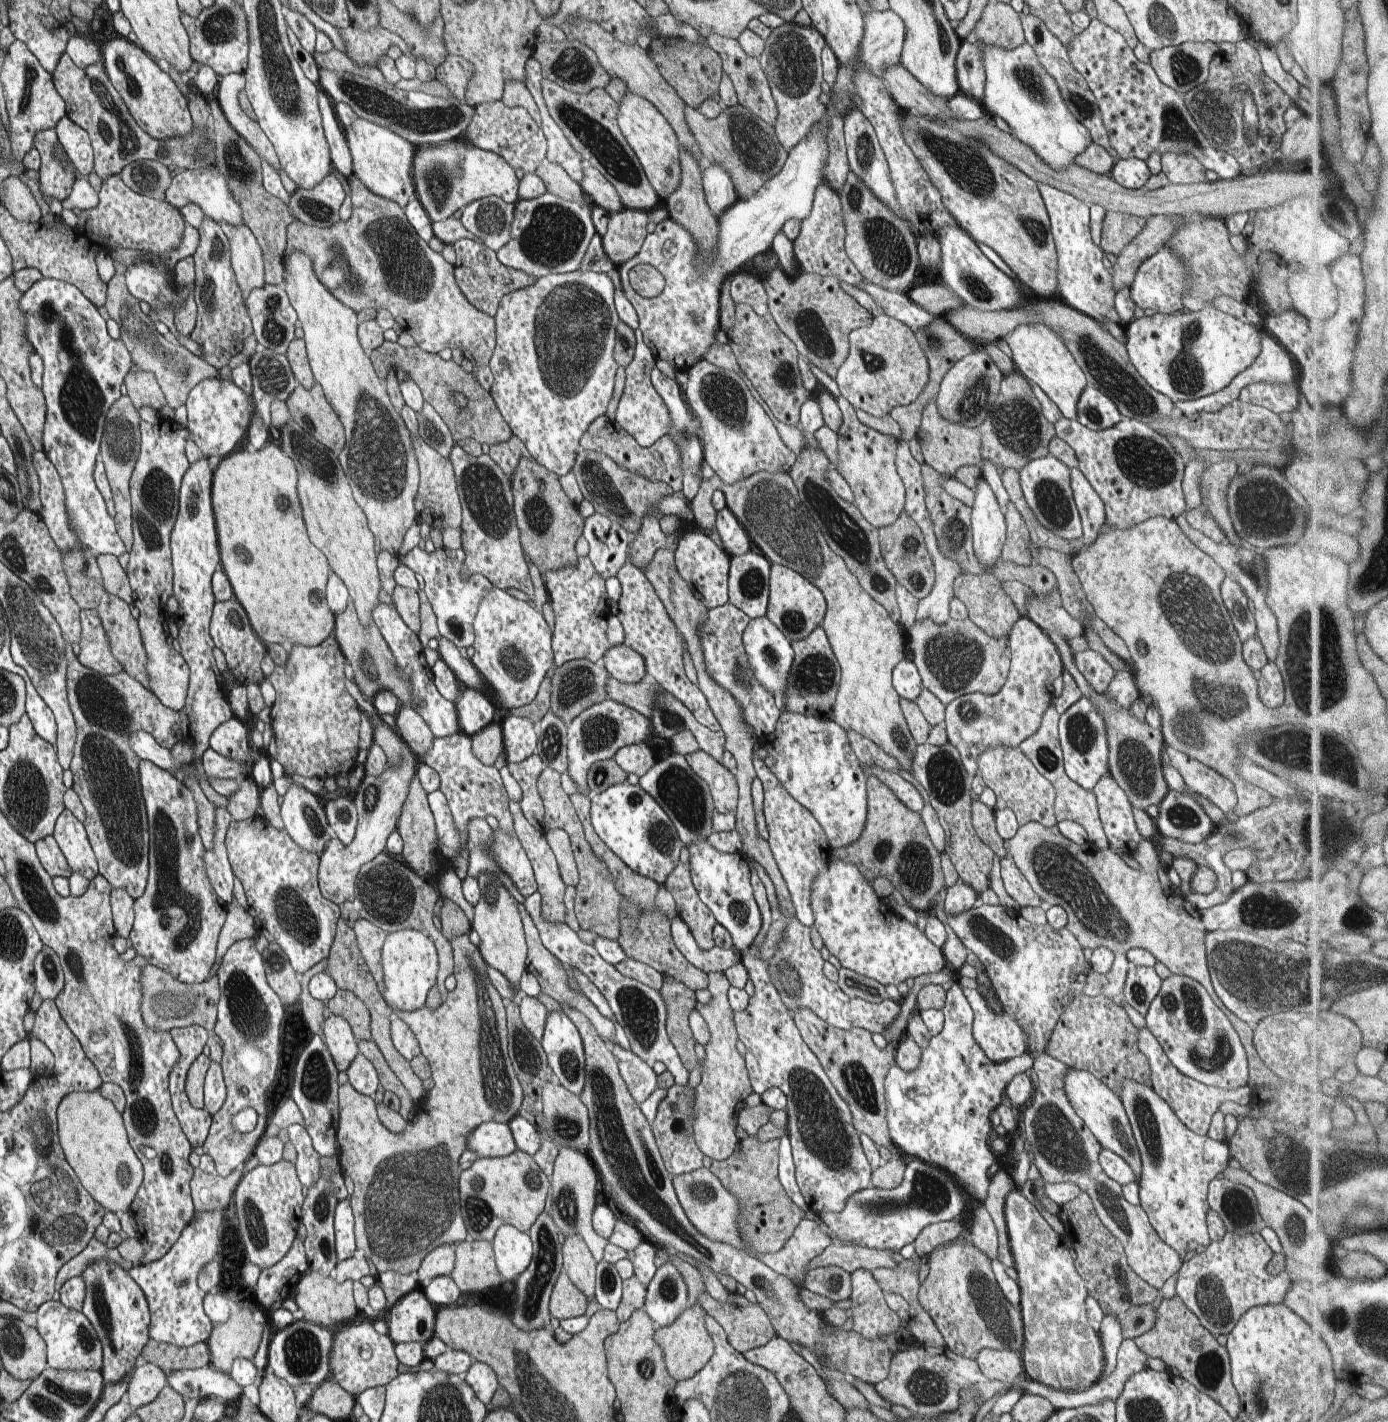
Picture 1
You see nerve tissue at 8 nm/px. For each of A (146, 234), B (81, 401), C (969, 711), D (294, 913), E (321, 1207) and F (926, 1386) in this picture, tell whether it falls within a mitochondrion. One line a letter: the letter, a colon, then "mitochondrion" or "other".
A: other
B: mitochondrion
C: mitochondrion
D: mitochondrion
E: mitochondrion
F: mitochondrion

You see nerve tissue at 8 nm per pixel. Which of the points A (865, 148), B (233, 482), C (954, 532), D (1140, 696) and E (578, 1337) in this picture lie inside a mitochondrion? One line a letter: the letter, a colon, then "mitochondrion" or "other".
A: mitochondrion
B: other
C: mitochondrion
D: other
E: other

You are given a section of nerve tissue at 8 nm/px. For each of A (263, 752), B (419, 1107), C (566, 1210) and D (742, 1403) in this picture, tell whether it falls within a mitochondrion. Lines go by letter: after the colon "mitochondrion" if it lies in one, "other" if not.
A: other
B: other
C: mitochondrion
D: mitochondrion

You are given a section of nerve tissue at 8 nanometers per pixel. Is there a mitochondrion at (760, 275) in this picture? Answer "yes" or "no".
no

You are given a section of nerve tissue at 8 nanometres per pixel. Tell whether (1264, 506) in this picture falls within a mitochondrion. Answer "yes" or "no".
yes

